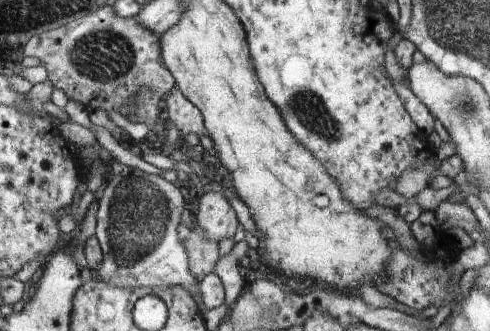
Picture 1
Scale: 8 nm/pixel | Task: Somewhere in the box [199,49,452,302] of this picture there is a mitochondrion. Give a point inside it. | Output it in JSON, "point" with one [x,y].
{"point":[308,107]}

